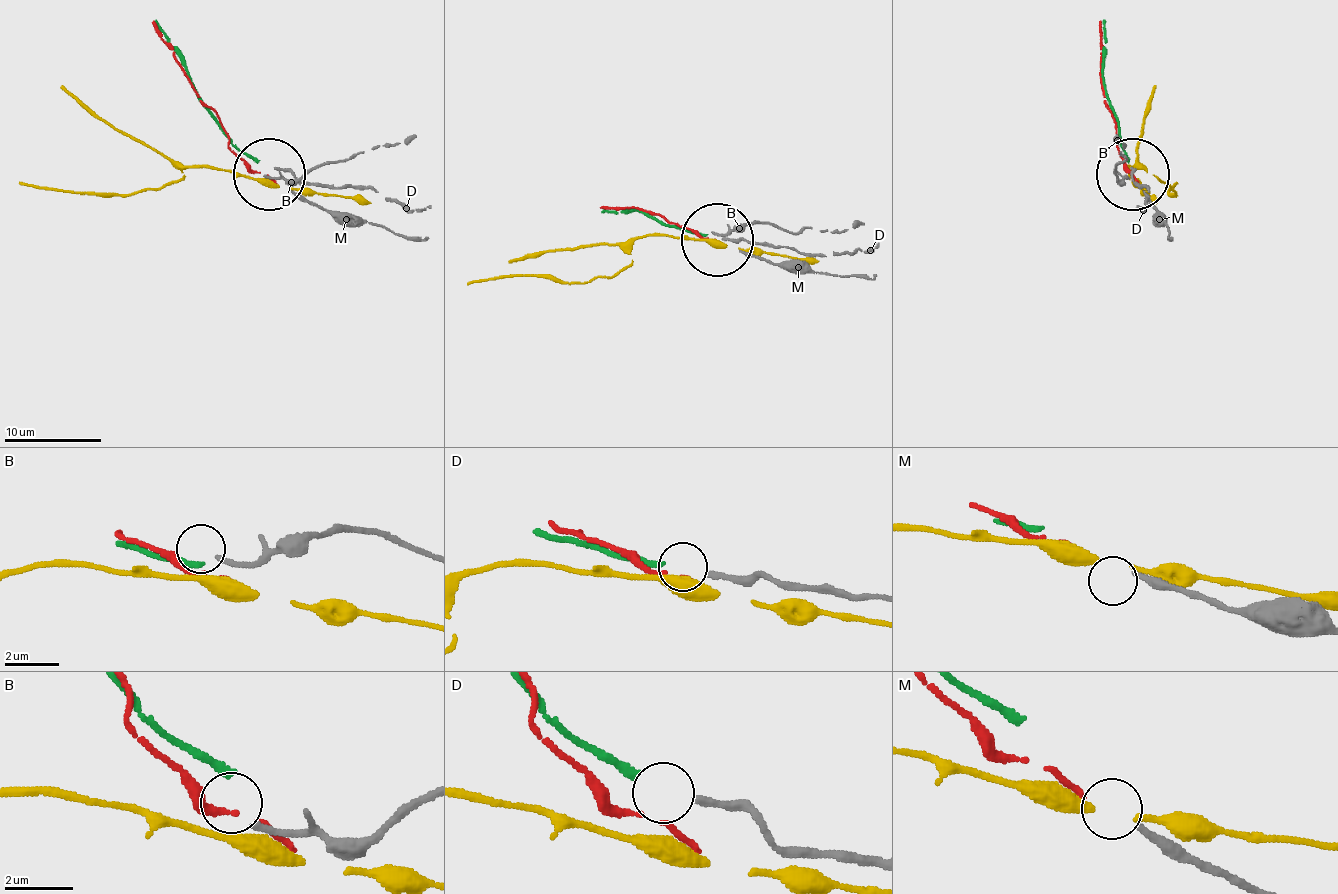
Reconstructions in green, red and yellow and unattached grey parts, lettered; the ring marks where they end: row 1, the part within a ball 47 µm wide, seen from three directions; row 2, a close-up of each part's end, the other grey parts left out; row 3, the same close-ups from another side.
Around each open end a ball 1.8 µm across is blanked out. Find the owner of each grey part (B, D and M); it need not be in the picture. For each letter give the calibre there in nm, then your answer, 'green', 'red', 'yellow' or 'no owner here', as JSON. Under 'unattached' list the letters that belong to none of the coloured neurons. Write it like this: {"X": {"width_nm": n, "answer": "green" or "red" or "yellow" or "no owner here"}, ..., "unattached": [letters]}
{"B": {"width_nm": 190, "answer": "no owner here"}, "D": {"width_nm": 200, "answer": "green"}, "M": {"width_nm": 200, "answer": "no owner here"}, "unattached": ["B", "M"]}

